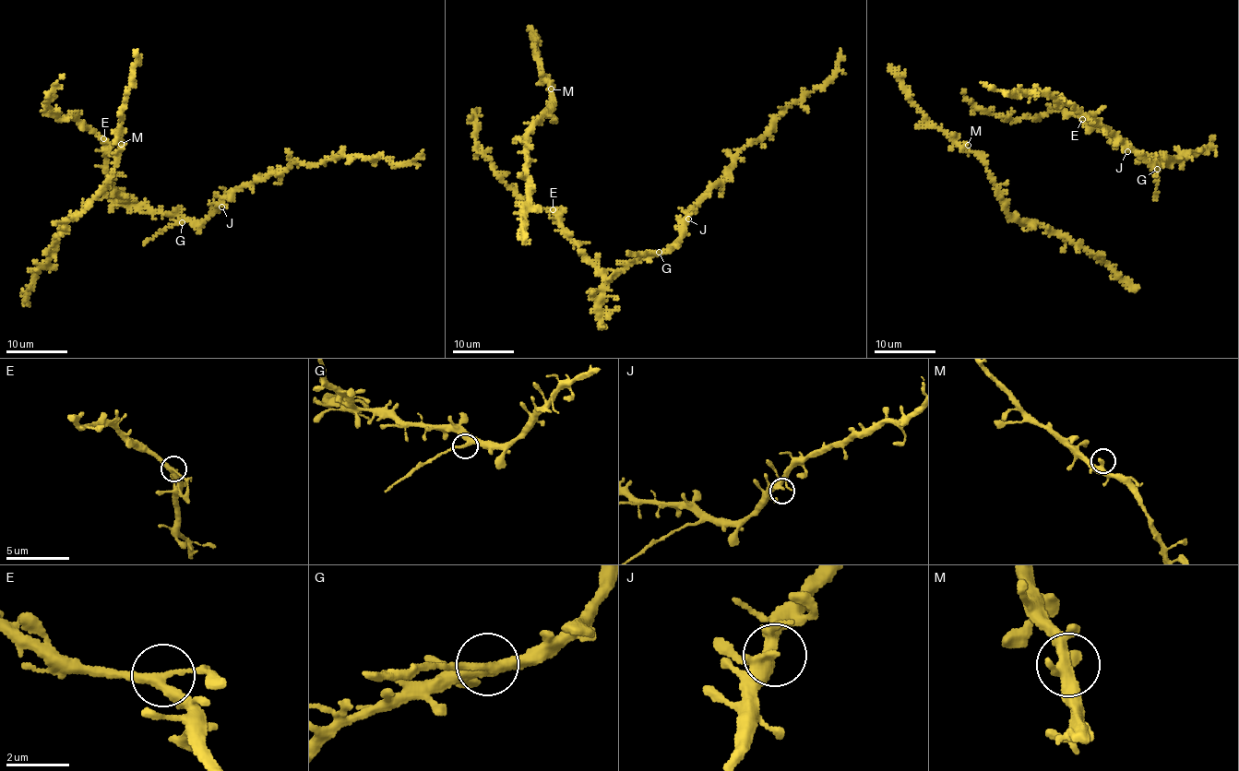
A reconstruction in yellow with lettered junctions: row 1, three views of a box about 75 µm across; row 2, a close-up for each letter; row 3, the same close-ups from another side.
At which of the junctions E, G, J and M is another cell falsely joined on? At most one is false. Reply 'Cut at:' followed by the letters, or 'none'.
Cut at: G

